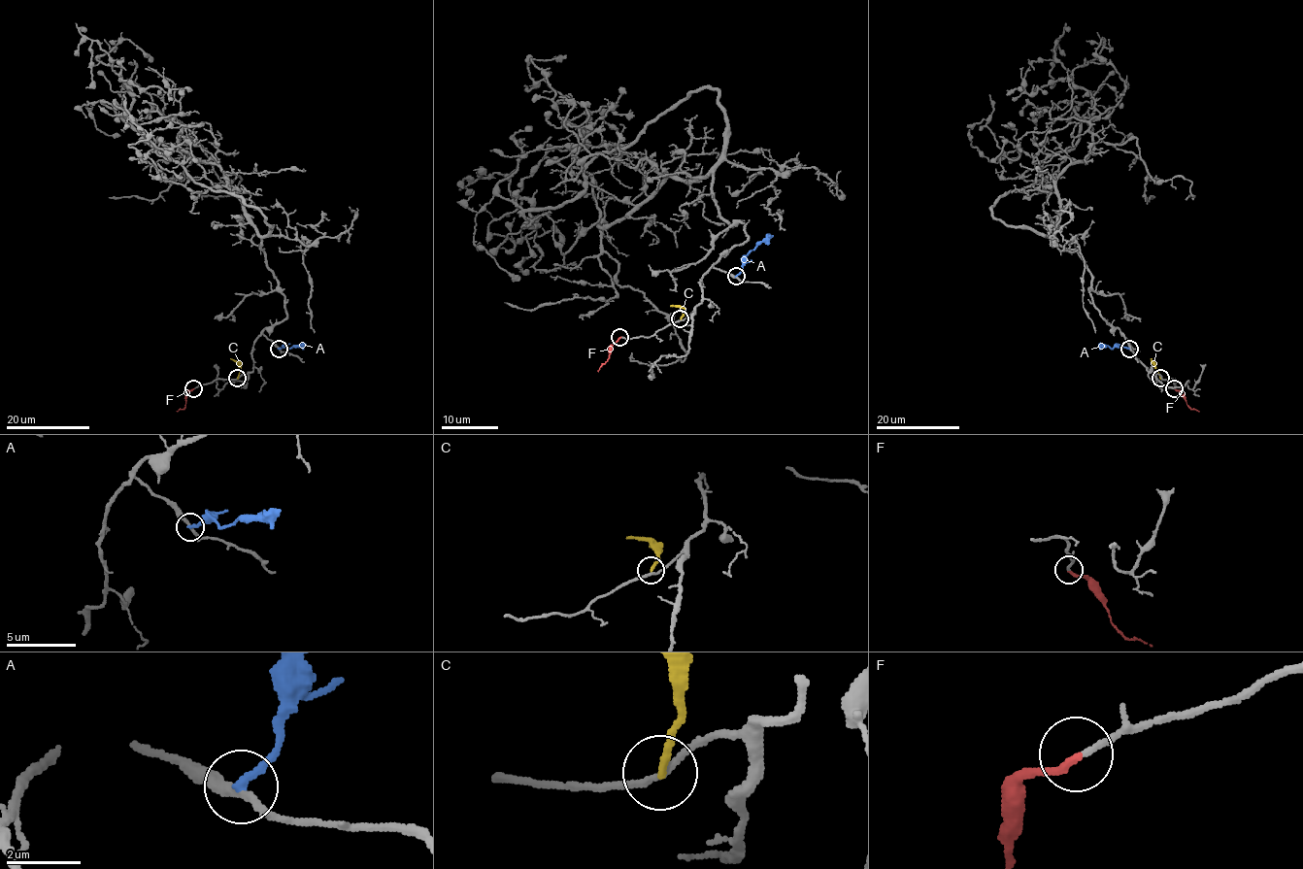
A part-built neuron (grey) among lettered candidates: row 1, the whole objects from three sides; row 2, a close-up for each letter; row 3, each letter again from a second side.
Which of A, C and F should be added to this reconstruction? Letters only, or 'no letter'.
F

